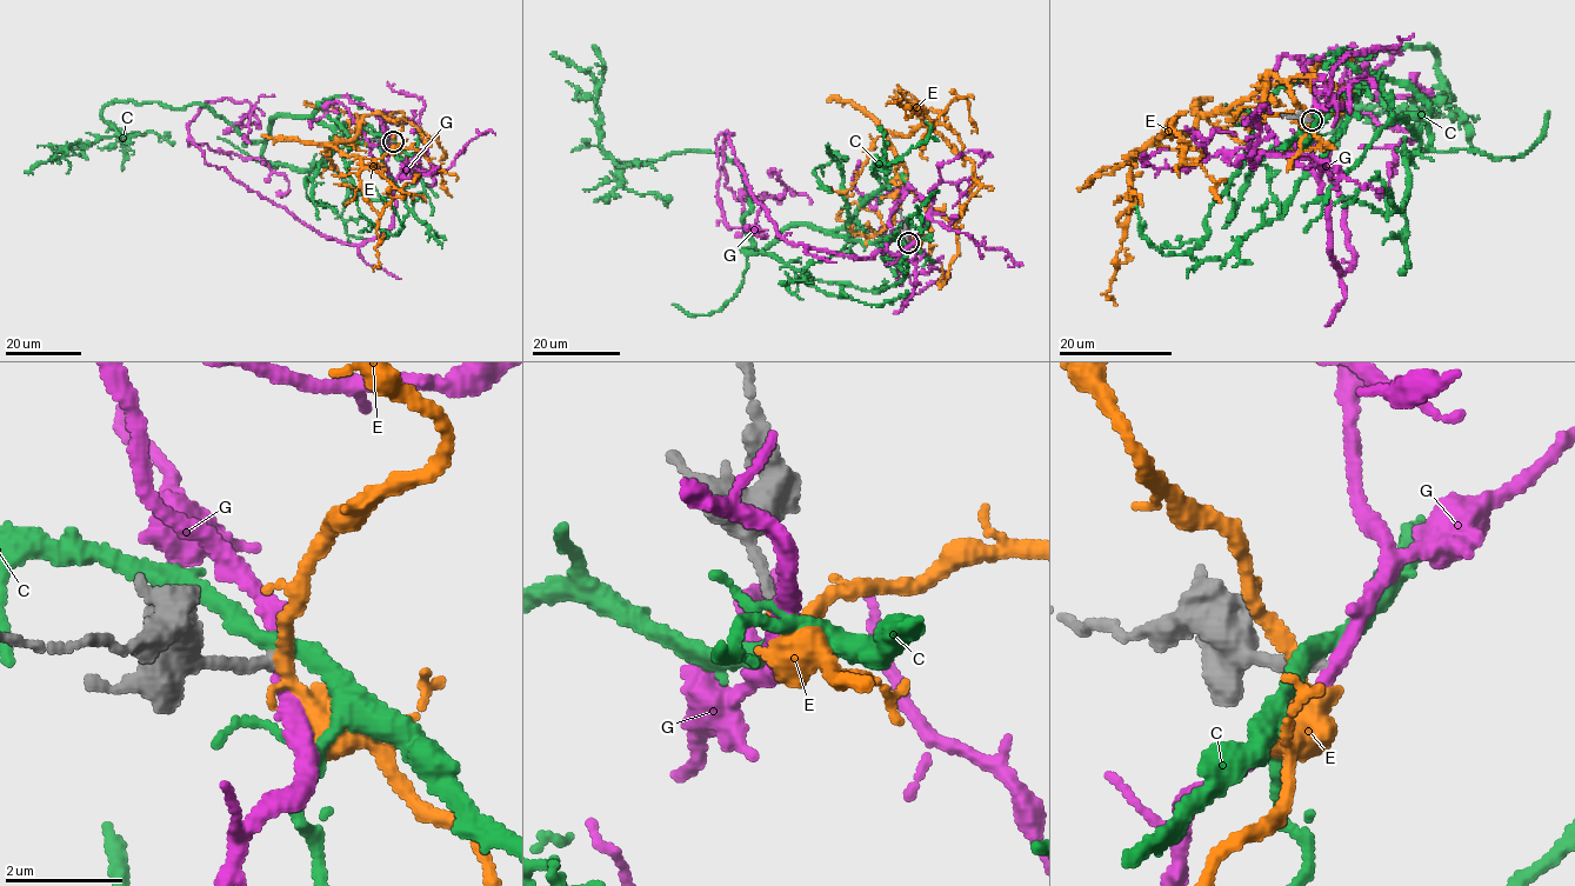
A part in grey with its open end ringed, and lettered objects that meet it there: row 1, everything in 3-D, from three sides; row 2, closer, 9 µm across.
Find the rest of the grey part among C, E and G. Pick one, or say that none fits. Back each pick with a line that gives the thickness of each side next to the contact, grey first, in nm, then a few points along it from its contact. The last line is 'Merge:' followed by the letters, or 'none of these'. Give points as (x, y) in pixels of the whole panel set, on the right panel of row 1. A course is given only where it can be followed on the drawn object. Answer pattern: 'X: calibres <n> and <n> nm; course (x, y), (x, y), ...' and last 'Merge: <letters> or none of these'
Merge: none of these

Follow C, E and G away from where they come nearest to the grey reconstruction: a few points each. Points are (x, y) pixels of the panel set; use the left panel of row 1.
C: (392, 141), (274, 115), (244, 145), (200, 104), (111, 101), (111, 137), (25, 171)
E: (392, 141), (402, 126), (378, 112), (329, 144), (360, 157), (360, 188), (379, 218), (393, 198), (425, 201)
G: (392, 141), (393, 225), (341, 244), (206, 162), (189, 133), (208, 101), (249, 102), (228, 133), (249, 119)

